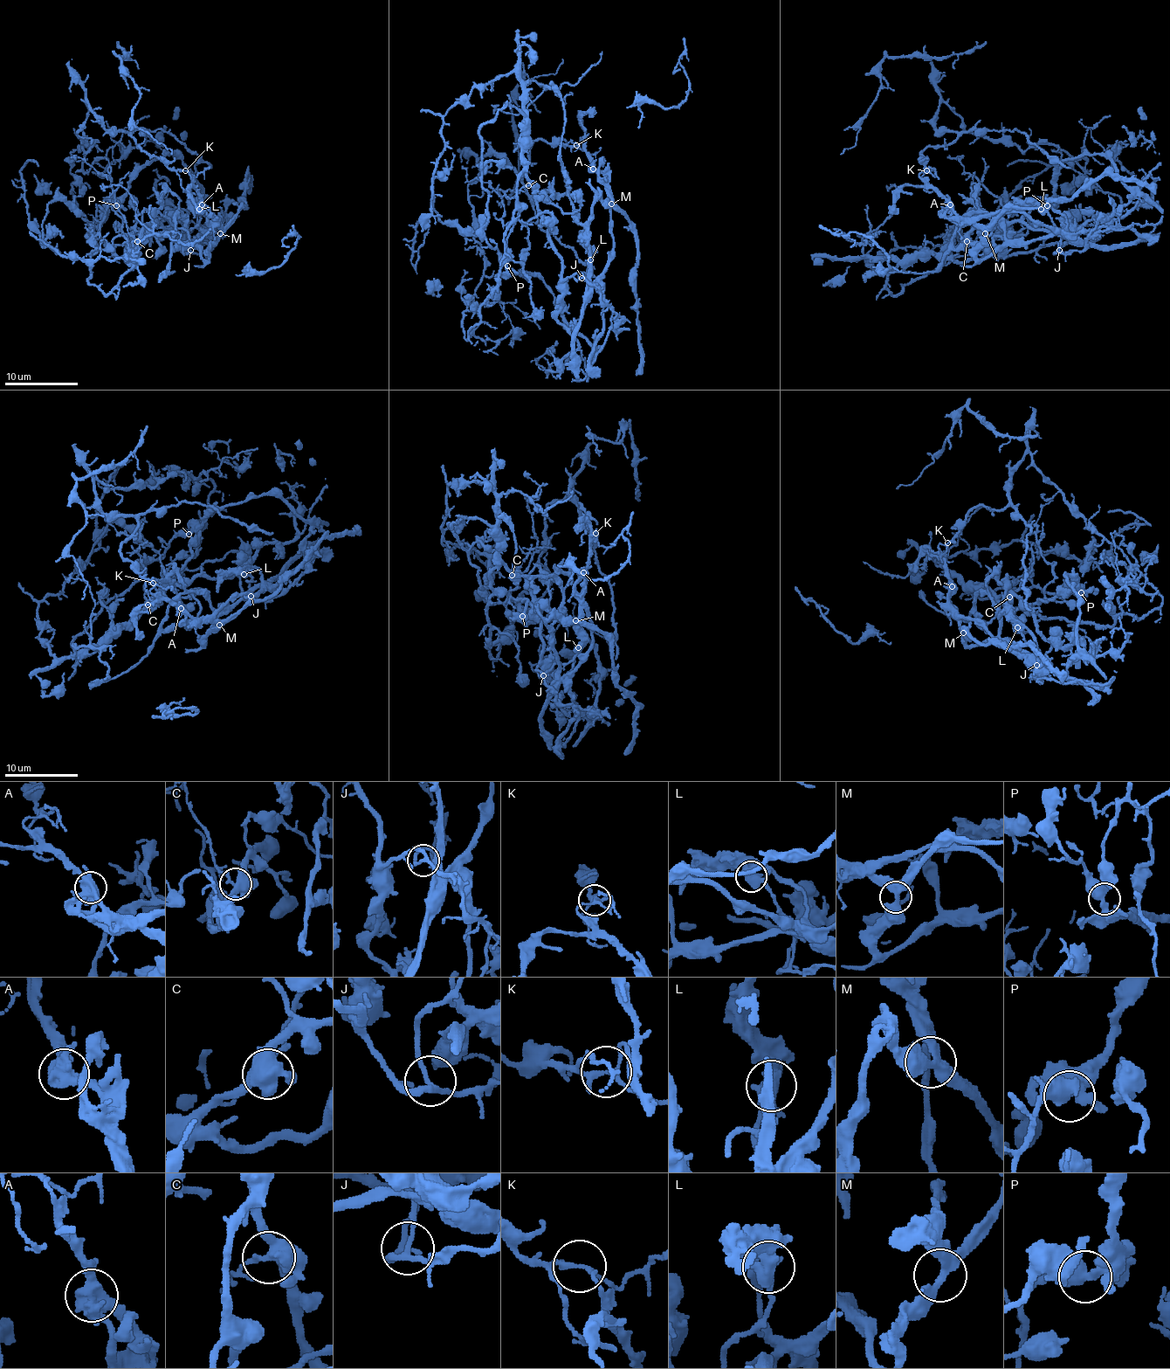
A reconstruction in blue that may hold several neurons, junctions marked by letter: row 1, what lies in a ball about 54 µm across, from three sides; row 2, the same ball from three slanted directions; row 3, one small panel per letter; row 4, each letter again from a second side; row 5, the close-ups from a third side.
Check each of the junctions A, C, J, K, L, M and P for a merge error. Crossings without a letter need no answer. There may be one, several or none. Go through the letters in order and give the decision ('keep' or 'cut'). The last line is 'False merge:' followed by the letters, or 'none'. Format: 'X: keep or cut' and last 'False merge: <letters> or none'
A: cut
C: keep
J: keep
K: cut
L: cut
M: keep
P: cut
False merge: A, K, L, P

